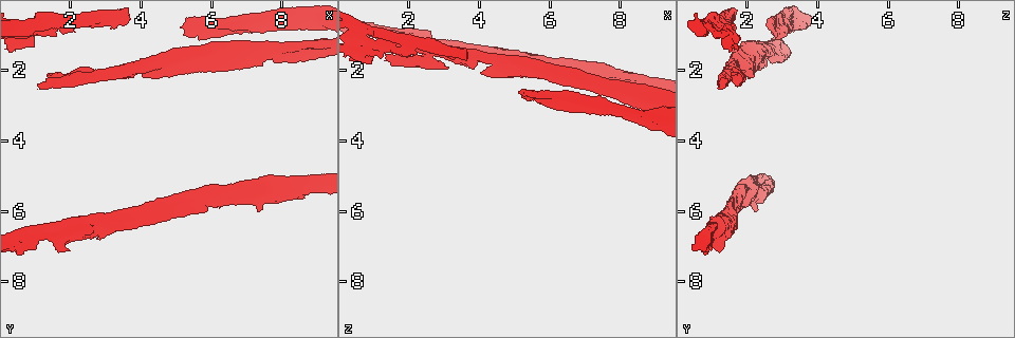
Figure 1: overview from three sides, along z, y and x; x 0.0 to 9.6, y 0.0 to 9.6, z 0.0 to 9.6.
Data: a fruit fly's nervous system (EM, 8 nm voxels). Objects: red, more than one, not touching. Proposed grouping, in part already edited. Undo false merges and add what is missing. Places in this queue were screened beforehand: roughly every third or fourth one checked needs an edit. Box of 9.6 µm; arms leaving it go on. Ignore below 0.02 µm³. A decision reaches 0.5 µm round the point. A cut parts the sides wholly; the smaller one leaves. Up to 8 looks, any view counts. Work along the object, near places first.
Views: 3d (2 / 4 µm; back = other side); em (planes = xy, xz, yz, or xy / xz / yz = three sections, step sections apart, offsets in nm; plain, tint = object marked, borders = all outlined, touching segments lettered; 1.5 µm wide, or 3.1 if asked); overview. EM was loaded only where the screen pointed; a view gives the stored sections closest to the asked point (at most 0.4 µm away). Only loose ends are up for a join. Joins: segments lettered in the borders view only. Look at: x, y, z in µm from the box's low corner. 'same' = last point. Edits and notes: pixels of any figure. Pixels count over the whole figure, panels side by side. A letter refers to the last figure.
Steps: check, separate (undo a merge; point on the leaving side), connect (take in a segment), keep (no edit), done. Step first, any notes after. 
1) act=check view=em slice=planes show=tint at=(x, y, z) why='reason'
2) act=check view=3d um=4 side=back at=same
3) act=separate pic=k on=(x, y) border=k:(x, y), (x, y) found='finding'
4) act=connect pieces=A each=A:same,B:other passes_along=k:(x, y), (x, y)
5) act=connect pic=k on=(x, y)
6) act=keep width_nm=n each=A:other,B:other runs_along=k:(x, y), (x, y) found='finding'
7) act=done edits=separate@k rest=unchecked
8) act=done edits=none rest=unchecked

act=check view=em slice=planes show=borders at=(3.10, 2.20, 1.90) why='branch stops here'

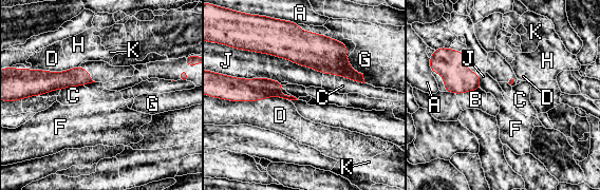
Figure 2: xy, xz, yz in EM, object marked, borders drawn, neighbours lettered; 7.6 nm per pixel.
act=keep each=A:other,B:other,C:other,D:other,F:other,G:other,H:other,J:other,K:other found='none of them fits'

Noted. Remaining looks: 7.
act=check view=em slice=xz step=8 show=tint at=(5.10, 0.85, 2.65) why='an open end'

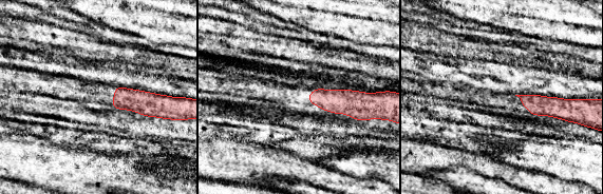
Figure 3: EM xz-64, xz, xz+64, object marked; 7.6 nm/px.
act=check view=em slice=planes show=borders at=same why='cut it another way'

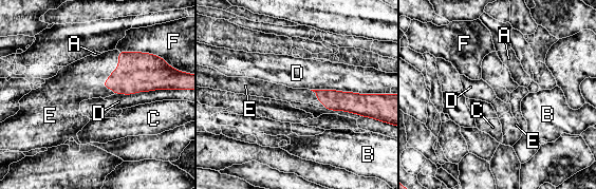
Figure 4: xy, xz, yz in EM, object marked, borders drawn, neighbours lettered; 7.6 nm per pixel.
act=connect pieces=E each=A:other,B:other,C:other,D:other,E:same,F:other found='the cell continues'

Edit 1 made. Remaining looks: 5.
act=check view=3d um=2 at=(8.20, 0.85, 3.35) why='free end'

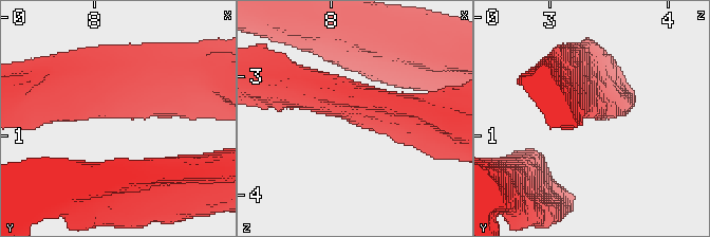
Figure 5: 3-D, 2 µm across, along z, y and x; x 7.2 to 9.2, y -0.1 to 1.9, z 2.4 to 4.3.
act=check view=em slice=yz step=4 show=tint at=(8.20, 0.84, 3.34)

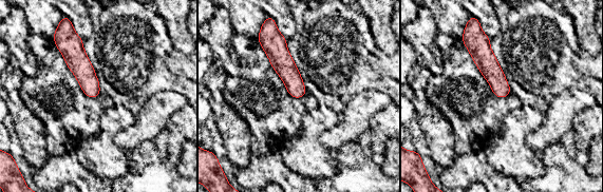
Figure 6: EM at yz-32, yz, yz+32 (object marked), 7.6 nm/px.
act=check view=em slice=planes show=borders at=same why='another direction'

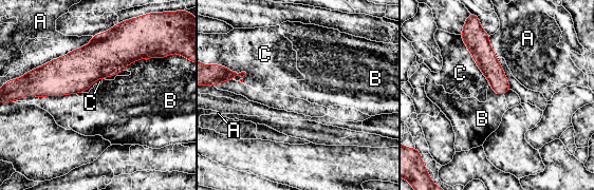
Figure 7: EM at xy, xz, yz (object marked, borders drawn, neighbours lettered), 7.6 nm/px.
act=keep width_nm=120 each=A:other,B:other,C:other border=7:(158, 57), (140, 58), (123, 70) found='no lettered segment goes on from it'

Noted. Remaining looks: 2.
act=done edits=connect@4 rest=unchecked

